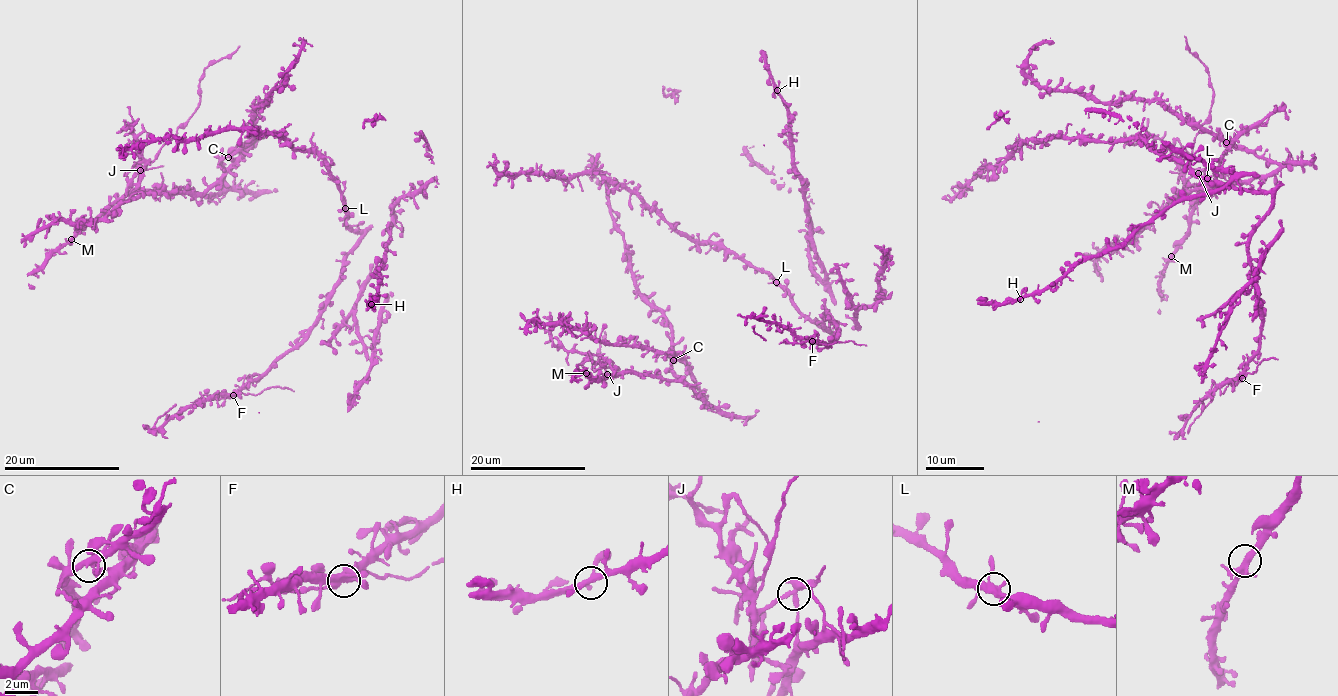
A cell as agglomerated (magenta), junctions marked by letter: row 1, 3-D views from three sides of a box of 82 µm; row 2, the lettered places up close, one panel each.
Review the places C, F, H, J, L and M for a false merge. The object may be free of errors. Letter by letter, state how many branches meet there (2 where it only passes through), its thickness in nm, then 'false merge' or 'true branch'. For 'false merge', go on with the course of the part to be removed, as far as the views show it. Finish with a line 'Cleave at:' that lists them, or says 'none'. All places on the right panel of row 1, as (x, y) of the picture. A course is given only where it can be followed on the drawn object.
C: branches 5; calibre 420 nm; true branch
F: branches 5; calibre 460 nm; true branch
H: branches 5; calibre 300 nm; true branch
J: branches 5; calibre 360 nm; false merge; course (1197, 173), (1187, 179), (1184, 175), (1194, 138), (1209, 114), (1213, 98), (1208, 71), (1193, 56), (1184, 36)
L: branches 4; calibre 340 nm; true branch
M: branches 5; calibre 320 nm; true branch
Cleave at: J

